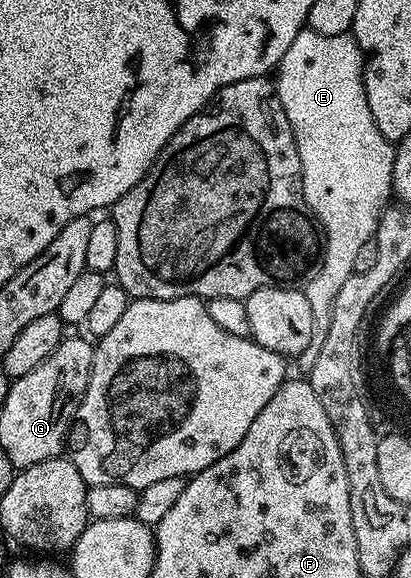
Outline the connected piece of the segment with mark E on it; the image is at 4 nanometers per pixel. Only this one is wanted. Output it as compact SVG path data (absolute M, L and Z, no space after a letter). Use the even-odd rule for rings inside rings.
M308 26L302 28L299 34L295 34L295 42L287 46L287 54L283 54L275 69L275 87L279 102L287 114L287 122L291 122L299 150L305 201L323 233L323 255L320 257L319 267L303 288L307 302L311 302L313 315L313 333L309 346L316 353L327 339L327 330L331 330L331 306L335 306L335 294L339 294L343 282L347 282L347 278L353 275L355 257L363 242L376 237L381 213L390 203L395 144L394 141L383 138L379 126L375 126L375 118L371 118L365 93L365 58L361 55L357 39L349 32L327 37Z

